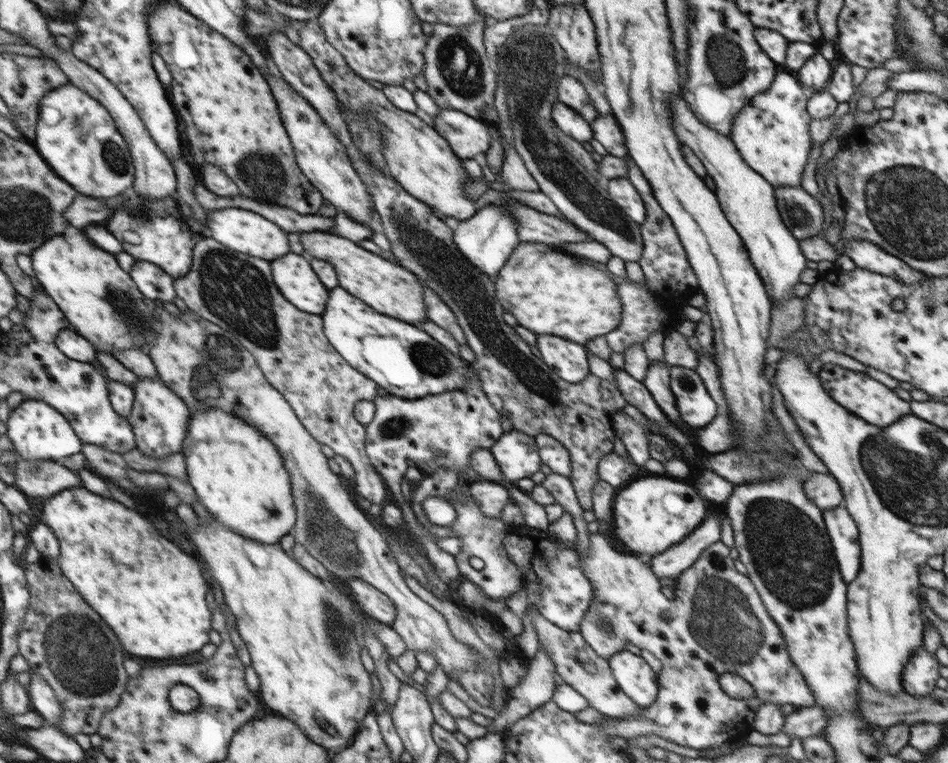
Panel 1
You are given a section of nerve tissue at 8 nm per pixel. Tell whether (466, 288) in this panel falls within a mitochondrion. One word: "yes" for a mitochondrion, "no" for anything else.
yes

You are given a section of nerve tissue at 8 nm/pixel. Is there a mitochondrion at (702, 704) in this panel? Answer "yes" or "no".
no

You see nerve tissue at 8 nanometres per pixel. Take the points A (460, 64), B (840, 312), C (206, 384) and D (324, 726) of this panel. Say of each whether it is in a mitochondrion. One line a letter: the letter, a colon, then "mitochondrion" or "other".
A: mitochondrion
B: other
C: mitochondrion
D: other

